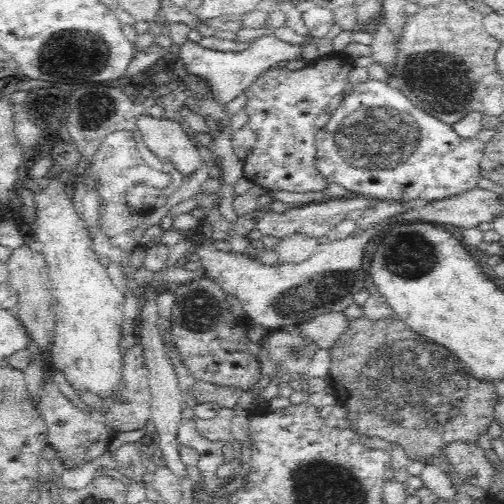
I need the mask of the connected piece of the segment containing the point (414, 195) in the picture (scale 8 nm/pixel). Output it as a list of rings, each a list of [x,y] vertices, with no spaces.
[[[369,78],[366,82],[348,87],[329,124],[316,134],[316,165],[329,183],[337,182],[358,196],[406,203],[421,199],[432,203],[478,188],[483,178],[480,162],[484,158],[485,144],[484,136],[461,138],[451,125],[416,109],[400,92],[390,88],[387,82]]]

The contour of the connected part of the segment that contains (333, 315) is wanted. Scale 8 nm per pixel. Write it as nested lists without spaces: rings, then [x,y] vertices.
[[[328,312],[302,324],[298,329],[320,348],[332,348],[348,330],[350,319],[342,312]]]

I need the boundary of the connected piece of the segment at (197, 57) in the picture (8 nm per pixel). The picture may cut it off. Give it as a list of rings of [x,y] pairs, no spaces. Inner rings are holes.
[[[261,37],[243,52],[236,53],[206,49],[192,41],[181,45],[180,50],[179,56],[186,66],[188,75],[204,80],[216,105],[222,105],[222,107],[226,107],[230,102],[244,95],[266,72],[278,69],[280,62],[296,62],[304,58],[301,47],[274,37]]]

